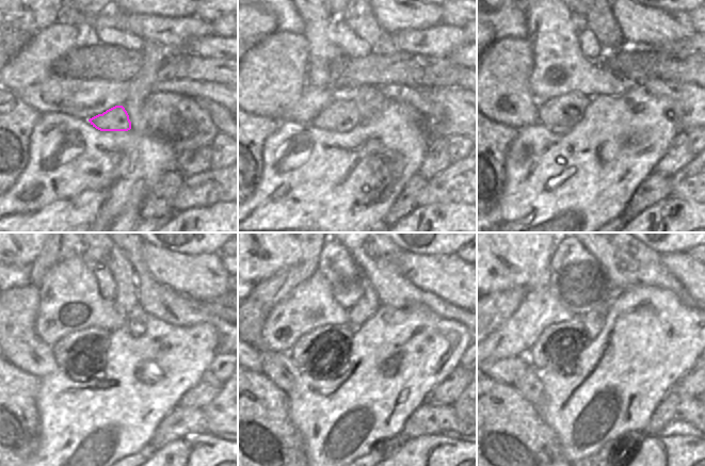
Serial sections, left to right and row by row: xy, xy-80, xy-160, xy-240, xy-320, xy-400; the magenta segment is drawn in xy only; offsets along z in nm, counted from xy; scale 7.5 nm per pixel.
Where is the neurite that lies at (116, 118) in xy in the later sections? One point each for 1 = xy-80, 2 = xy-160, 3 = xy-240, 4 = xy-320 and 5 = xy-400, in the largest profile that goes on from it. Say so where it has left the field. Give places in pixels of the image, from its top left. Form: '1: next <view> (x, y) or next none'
1: next xy-80 (342, 114)
2: next xy-160 (561, 114)
3: next xy-240 (80, 351)
4: next xy-320 (323, 347)
5: next xy-400 (558, 343)

